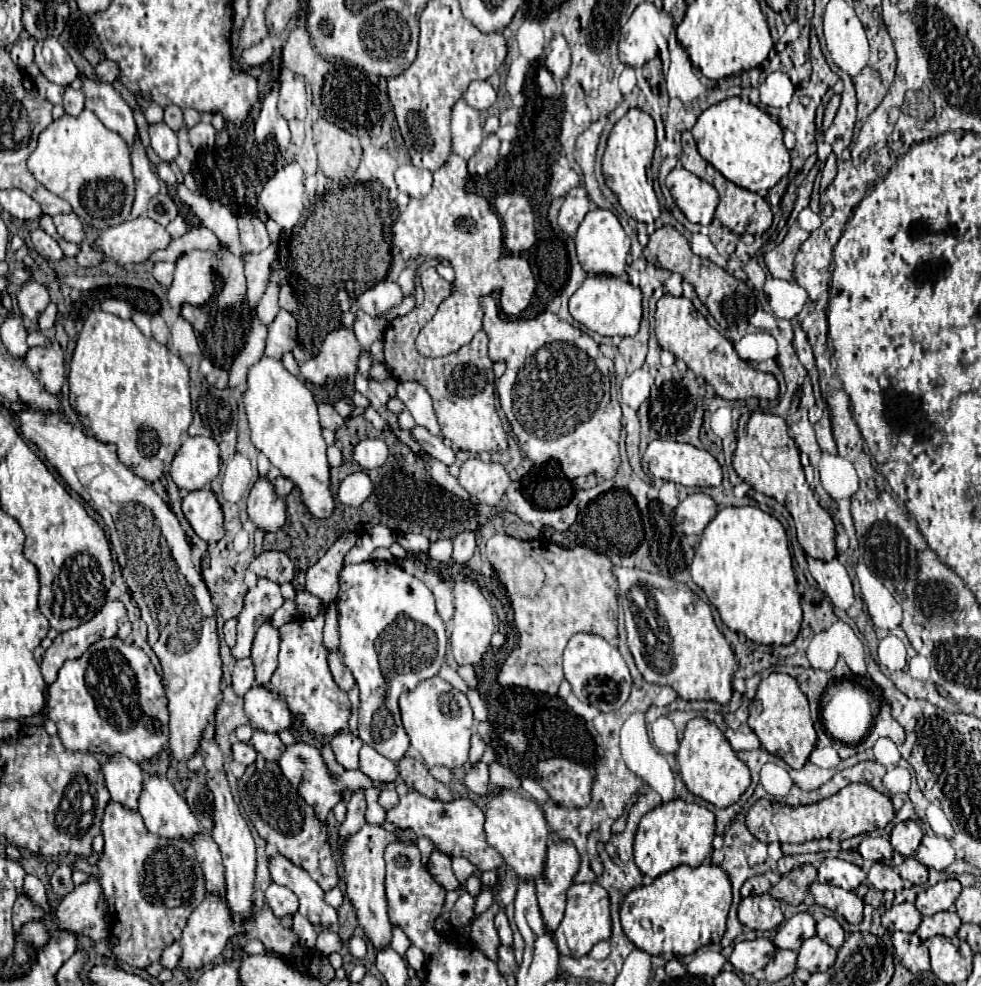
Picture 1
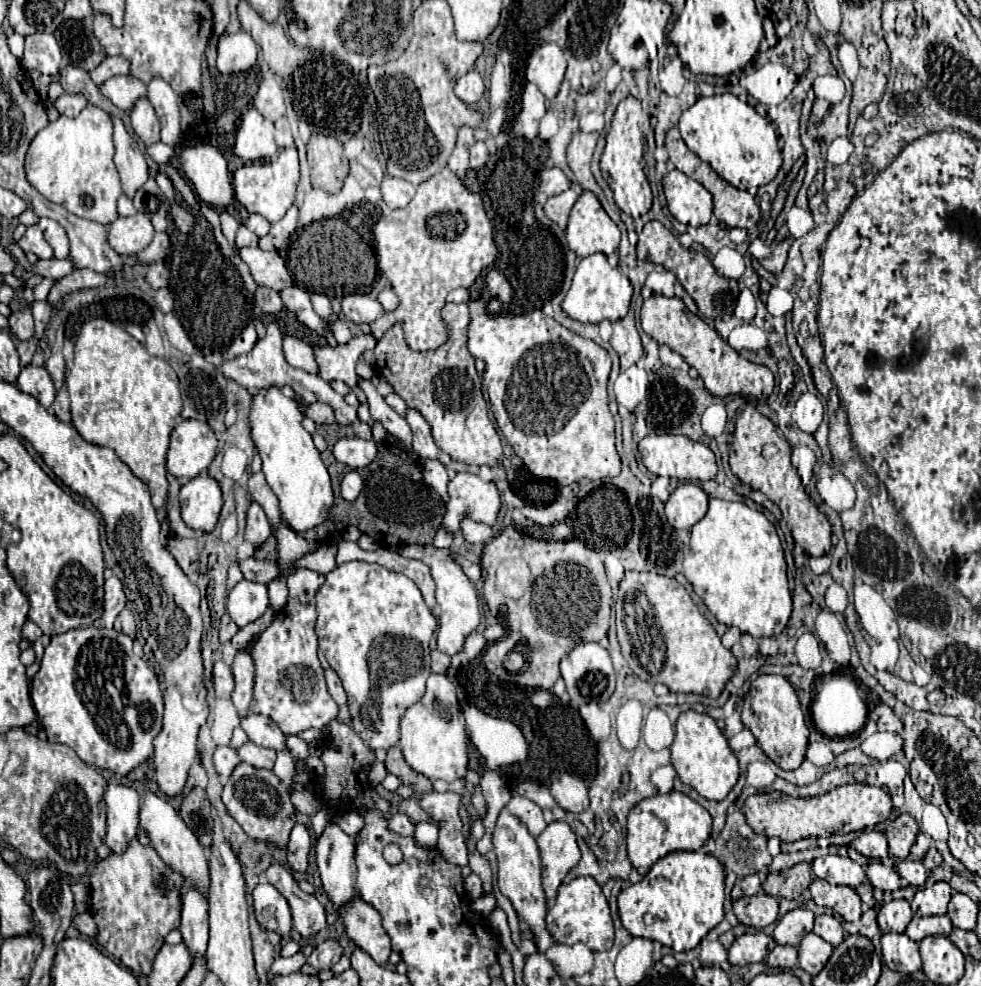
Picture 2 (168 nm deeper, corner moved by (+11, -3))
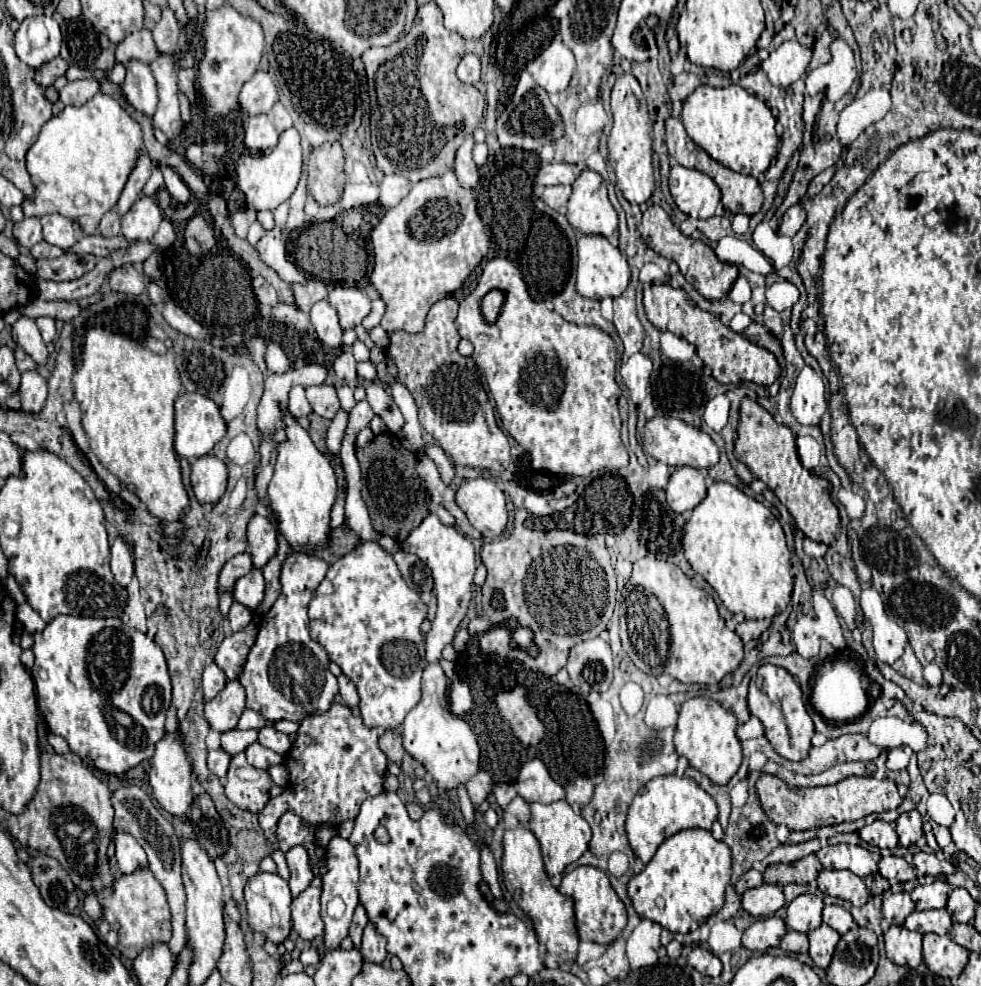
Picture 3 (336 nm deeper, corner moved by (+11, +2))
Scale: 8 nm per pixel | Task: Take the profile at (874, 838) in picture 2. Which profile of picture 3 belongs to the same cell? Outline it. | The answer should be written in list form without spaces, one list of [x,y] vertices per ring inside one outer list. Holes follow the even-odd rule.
[[[874,821],[870,825],[864,825],[858,831],[858,835],[868,845],[874,845],[874,847],[880,847],[880,849],[894,849],[898,845],[898,835],[894,831],[894,825],[884,823],[884,821]]]

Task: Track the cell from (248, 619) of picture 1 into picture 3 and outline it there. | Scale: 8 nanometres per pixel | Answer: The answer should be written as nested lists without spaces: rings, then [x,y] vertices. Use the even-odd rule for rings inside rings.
[[[252,569],[248,575],[234,583],[234,601],[254,611],[264,599],[264,577],[260,569]]]

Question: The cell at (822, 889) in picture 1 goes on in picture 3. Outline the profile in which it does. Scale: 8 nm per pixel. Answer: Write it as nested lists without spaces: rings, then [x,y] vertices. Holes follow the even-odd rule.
[[[824,869],[820,871],[816,881],[818,881],[820,893],[850,901],[854,907],[862,907],[870,897],[864,881],[852,871],[826,871]]]

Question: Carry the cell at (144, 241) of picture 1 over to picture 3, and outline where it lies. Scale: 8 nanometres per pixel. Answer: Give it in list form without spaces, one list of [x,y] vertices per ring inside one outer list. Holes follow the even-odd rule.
[[[140,197],[122,217],[122,235],[128,241],[150,241],[158,231],[162,211],[152,197]]]

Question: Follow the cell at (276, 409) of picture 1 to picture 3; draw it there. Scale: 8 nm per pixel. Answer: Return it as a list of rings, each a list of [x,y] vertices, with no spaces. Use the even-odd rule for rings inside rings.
[[[284,405],[282,409],[282,423],[286,439],[276,445],[278,457],[274,467],[274,477],[268,485],[268,497],[272,503],[274,513],[278,515],[278,531],[284,533],[288,543],[296,551],[306,551],[314,547],[326,547],[330,537],[330,509],[336,501],[336,475],[326,457],[316,449],[308,431],[298,425],[298,421],[288,413]]]

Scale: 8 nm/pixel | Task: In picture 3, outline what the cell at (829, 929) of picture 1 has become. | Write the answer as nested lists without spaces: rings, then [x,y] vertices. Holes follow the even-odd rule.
[[[826,905],[822,911],[822,919],[826,925],[830,925],[832,929],[836,929],[840,935],[848,933],[848,929],[852,927],[852,915],[840,907],[840,905]]]

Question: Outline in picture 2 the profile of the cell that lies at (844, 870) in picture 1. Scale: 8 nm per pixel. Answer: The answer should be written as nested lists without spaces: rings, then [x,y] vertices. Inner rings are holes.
[[[824,856],[812,864],[814,876],[828,880],[830,884],[856,888],[866,880],[866,870],[848,856]]]

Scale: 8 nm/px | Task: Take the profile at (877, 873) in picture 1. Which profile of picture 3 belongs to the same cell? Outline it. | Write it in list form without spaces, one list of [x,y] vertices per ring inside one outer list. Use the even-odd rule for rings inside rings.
[[[882,855],[880,863],[878,863],[878,871],[884,879],[888,881],[910,881],[914,879],[914,869],[910,863],[906,863],[906,859],[902,857],[894,857],[894,855]]]

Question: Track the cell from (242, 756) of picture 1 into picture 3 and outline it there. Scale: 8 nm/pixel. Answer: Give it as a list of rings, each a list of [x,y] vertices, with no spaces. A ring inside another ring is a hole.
[[[214,749],[214,751],[208,753],[208,767],[210,767],[210,771],[212,771],[214,775],[218,775],[220,779],[224,779],[226,773],[228,773],[230,759],[232,759],[232,755],[230,755],[228,751],[224,751],[224,749]]]

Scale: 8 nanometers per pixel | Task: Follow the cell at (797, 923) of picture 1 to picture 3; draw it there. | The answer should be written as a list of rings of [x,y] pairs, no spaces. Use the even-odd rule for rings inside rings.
[[[800,895],[786,909],[786,927],[800,933],[810,933],[820,925],[822,899],[818,895]]]

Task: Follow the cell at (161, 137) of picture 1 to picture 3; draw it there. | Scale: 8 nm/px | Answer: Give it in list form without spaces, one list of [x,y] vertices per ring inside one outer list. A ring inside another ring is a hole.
[[[130,61],[126,65],[126,81],[122,83],[122,91],[126,101],[142,115],[150,117],[156,113],[158,97],[156,97],[156,81],[146,63]]]

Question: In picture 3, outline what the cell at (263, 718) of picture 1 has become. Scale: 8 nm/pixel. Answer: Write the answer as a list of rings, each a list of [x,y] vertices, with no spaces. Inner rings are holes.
[[[274,727],[260,729],[258,731],[258,743],[268,747],[268,749],[272,749],[272,751],[276,751],[276,753],[280,753],[280,755],[286,755],[290,751],[290,747],[292,747],[288,735],[276,731]]]

